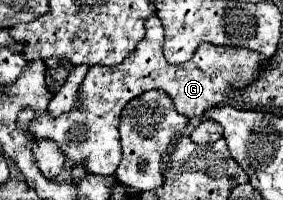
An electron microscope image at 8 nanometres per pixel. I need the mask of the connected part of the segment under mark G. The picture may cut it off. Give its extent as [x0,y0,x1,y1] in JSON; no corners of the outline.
[17,16,265,176]

